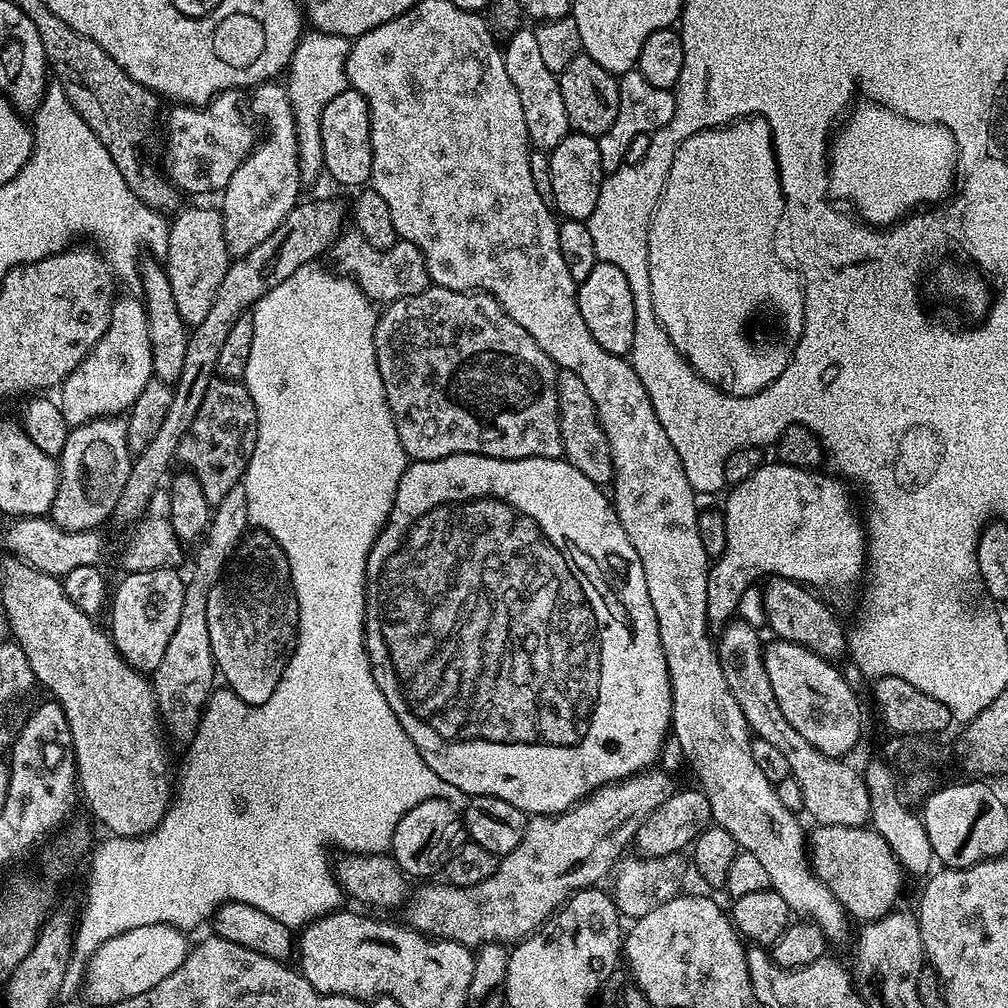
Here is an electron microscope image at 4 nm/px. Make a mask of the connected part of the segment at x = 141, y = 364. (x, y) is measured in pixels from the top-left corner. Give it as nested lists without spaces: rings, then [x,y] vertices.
[[[124,294],[112,302],[106,334],[102,334],[90,354],[86,354],[82,363],[60,385],[58,403],[69,426],[85,424],[99,416],[117,416],[127,413],[134,398],[142,394],[146,382],[153,378],[148,311],[135,295]]]

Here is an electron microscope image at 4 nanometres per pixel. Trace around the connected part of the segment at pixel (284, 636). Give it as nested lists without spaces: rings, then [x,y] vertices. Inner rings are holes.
[[[248,580],[241,592],[231,592],[226,586],[227,583],[215,584],[210,590],[206,602],[206,622],[210,626],[210,646],[212,656],[216,660],[216,671],[222,677],[223,683],[242,702],[247,704],[261,704],[274,694],[274,686],[284,673],[284,667],[288,665],[288,659],[292,651],[296,649],[296,631],[298,630],[298,606],[295,595],[280,596],[280,588],[272,584],[268,592],[260,588],[256,580]]]

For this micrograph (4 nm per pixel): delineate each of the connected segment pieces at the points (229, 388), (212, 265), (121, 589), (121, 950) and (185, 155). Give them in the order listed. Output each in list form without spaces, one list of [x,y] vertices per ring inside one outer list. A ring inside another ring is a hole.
[[[214,378],[176,454],[179,463],[184,463],[181,465],[196,475],[202,486],[202,494],[209,505],[214,506],[222,502],[222,498],[226,498],[227,492],[234,490],[236,484],[243,481],[257,438],[258,410],[254,406],[254,398],[250,398],[248,387],[240,380]]]
[[[219,207],[186,208],[175,213],[168,230],[166,271],[170,290],[174,290],[174,306],[178,306],[178,314],[185,325],[195,326],[210,314],[214,294],[218,294],[218,286],[222,286],[222,278],[226,278],[230,257]]]
[[[171,568],[129,572],[111,593],[112,643],[120,651],[120,657],[141,674],[152,673],[158,662],[162,662],[162,654],[166,654],[170,637],[174,635],[174,630],[178,630],[185,586],[185,581],[178,573],[179,571]]]
[[[151,924],[110,937],[98,946],[91,960],[87,961],[82,996],[84,992],[90,1003],[111,1006],[114,1002],[134,998],[134,994],[142,994],[158,986],[158,982],[174,974],[174,970],[178,970],[188,956],[190,943],[184,936],[187,935],[171,924]]]
[[[233,90],[221,92],[209,104],[203,106],[176,106],[168,116],[168,137],[164,140],[164,160],[162,168],[169,180],[180,189],[181,193],[208,192],[211,188],[222,190],[234,178],[234,170],[242,166],[252,149],[258,143],[258,132],[248,125],[249,117],[242,107],[241,93]]]

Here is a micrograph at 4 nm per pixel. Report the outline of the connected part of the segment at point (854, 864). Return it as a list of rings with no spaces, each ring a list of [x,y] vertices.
[[[821,824],[810,832],[810,863],[812,871],[832,891],[853,921],[867,922],[882,918],[897,907],[900,887],[906,881],[894,850],[871,826]]]

